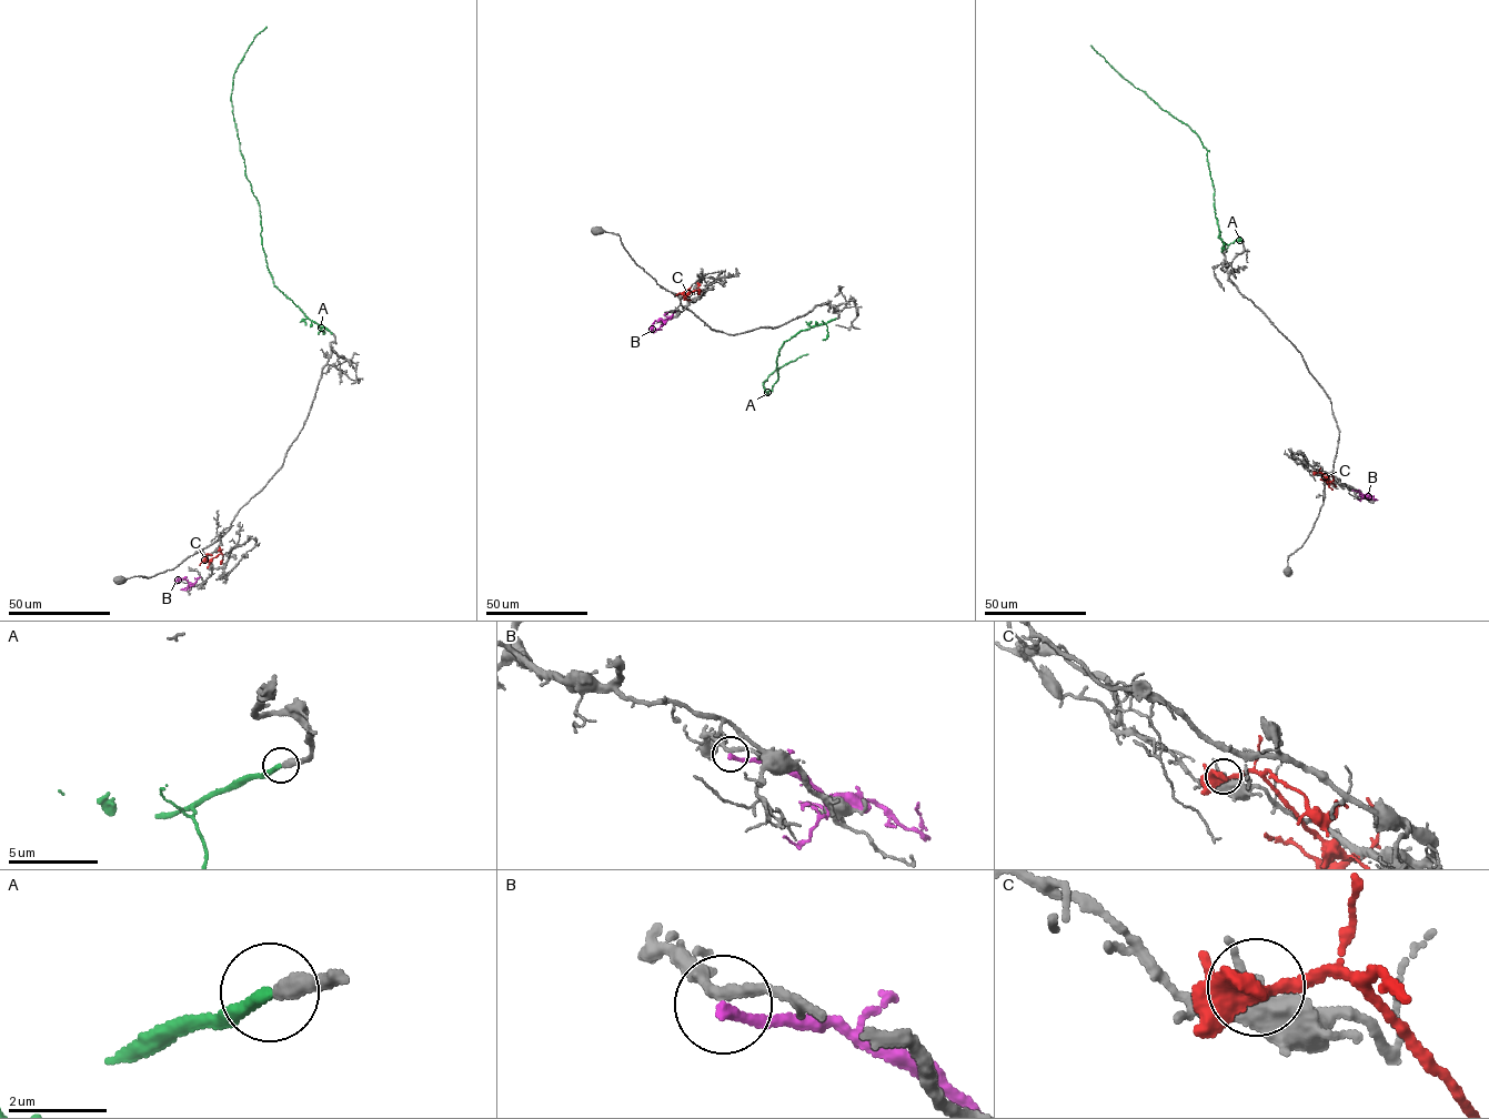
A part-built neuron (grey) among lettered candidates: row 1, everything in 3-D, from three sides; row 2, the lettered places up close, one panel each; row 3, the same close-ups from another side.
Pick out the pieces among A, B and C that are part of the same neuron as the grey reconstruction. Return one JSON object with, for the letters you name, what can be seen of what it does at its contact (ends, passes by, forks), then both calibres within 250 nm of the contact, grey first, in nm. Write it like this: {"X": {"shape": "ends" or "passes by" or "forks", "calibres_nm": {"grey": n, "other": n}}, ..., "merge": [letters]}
{"A": {"shape": "ends", "calibres_nm": {"grey": 340, "other": 280}}, "merge": ["A"]}

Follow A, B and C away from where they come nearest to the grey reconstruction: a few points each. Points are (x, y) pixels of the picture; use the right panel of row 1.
A: (1224, 244), (1218, 237), (1220, 231), (1215, 215), (1215, 189), (1207, 149), (1199, 138), (1134, 87), (1089, 46)
B: (1352, 490), (1368, 498), (1369, 493)
C: (1316, 472), (1330, 482), (1320, 480)

